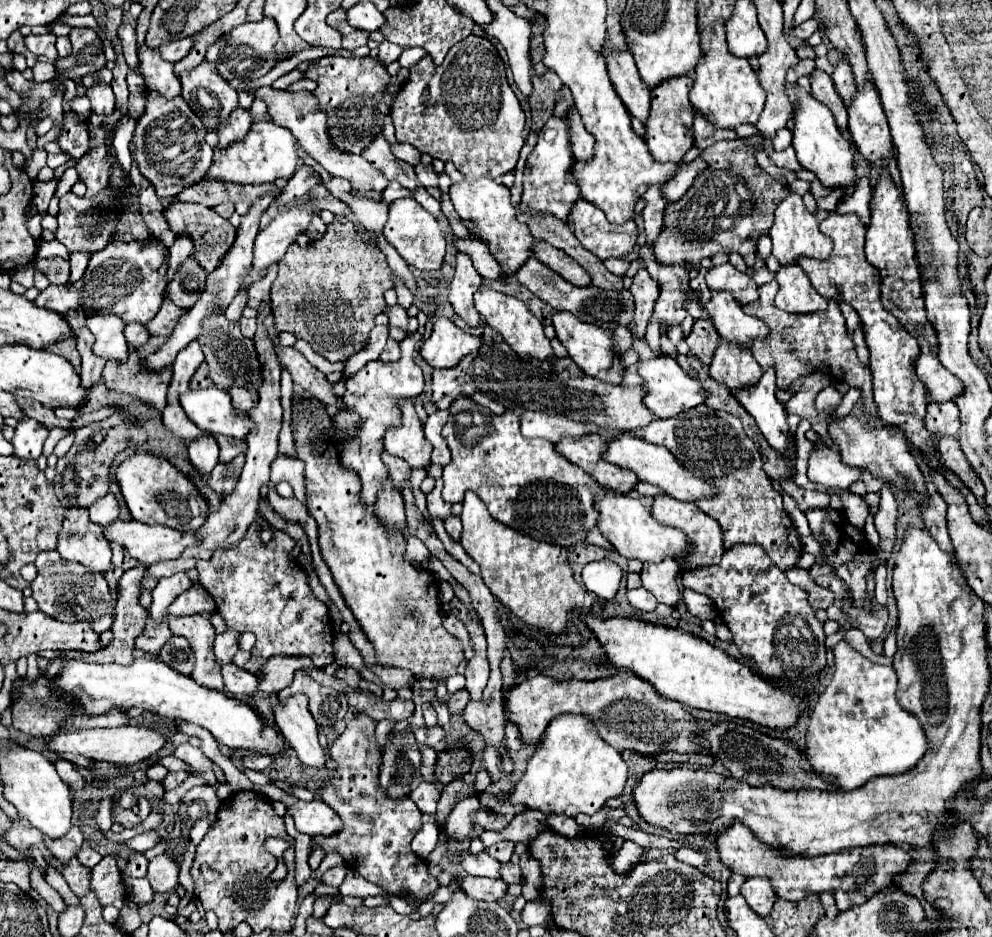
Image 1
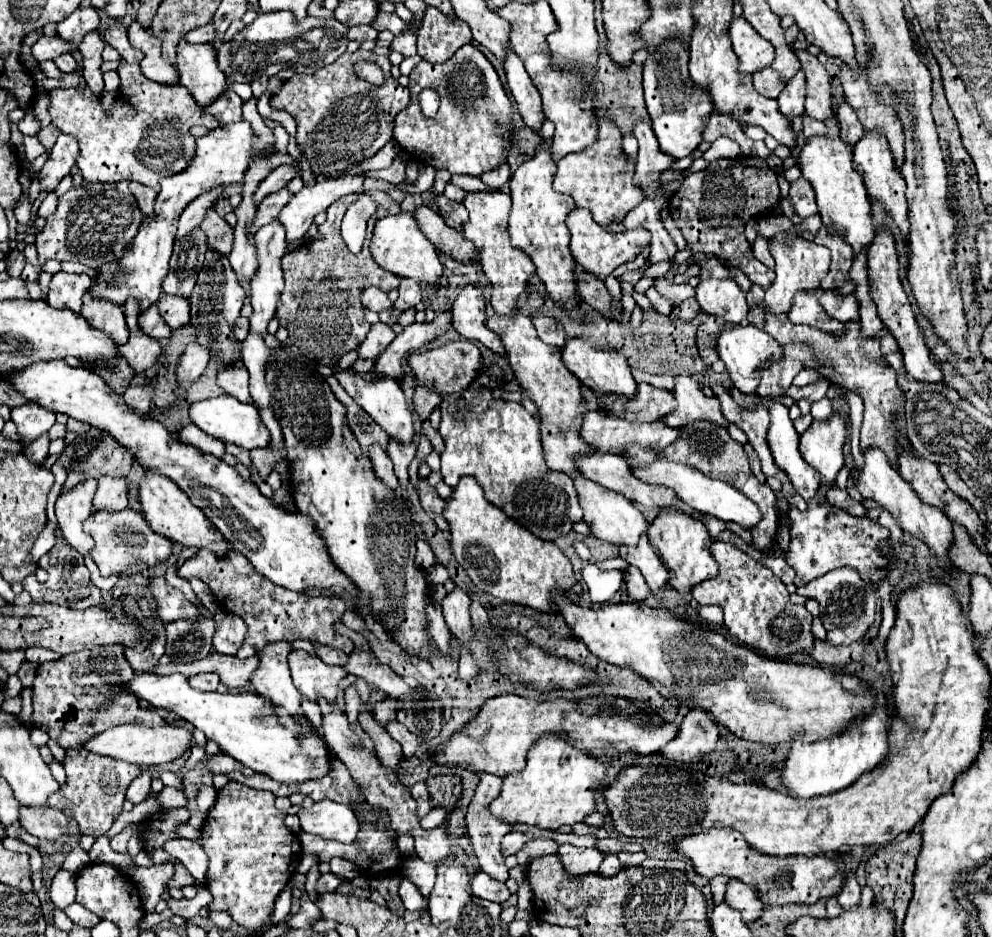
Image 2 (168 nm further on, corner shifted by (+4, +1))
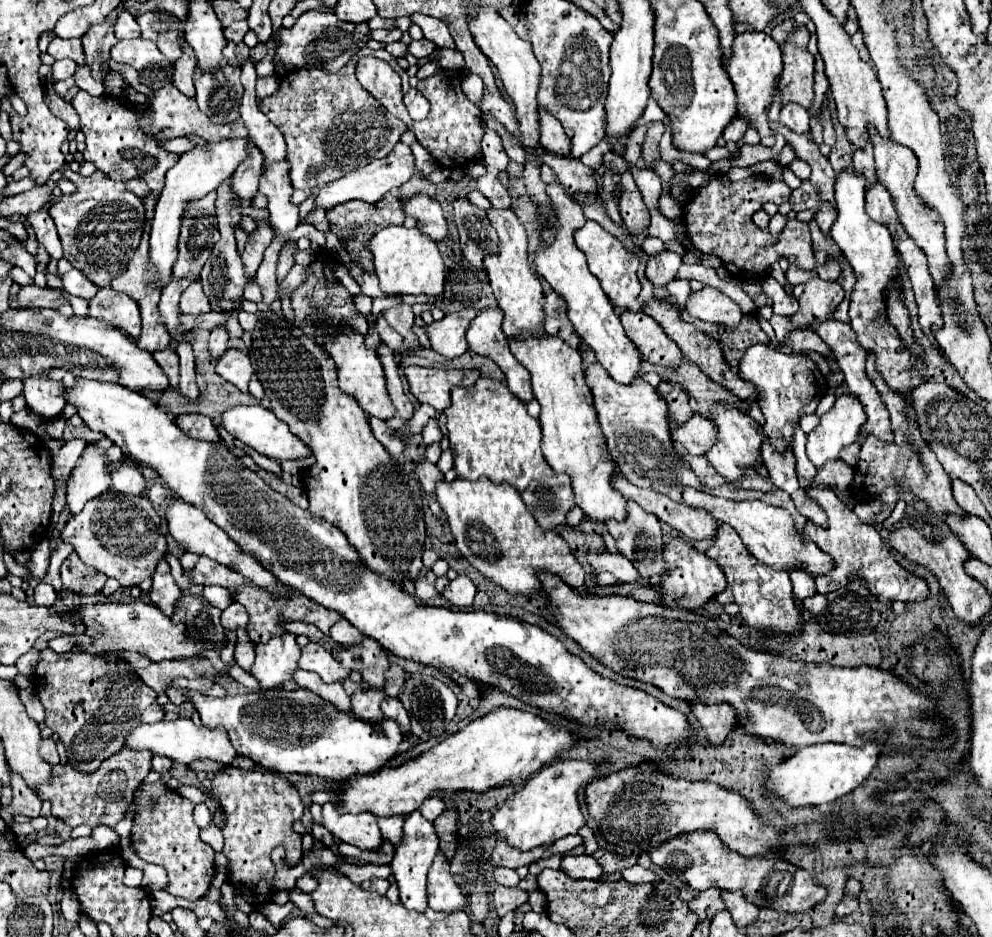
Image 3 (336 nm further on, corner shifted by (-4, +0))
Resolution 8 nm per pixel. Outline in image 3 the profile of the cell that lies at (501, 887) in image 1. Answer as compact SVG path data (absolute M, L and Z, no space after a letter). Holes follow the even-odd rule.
M499 886L495 892L493 892L493 902L495 902L495 910L499 916L505 916L507 912L519 908L521 904L527 902L527 892L523 892L521 888L505 888L505 886Z

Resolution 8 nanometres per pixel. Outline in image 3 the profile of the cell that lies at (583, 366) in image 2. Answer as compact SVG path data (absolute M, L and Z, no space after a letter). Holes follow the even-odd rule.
M591 364L585 372L585 380L595 398L595 410L599 426L607 438L609 454L631 484L637 484L639 488L651 488L675 502L683 502L681 494L687 486L697 490L705 488L683 456L673 448L667 402L653 386L649 386L643 378L631 382L629 386L617 384L611 380L611 376L607 376L607 372L603 372L601 364Z

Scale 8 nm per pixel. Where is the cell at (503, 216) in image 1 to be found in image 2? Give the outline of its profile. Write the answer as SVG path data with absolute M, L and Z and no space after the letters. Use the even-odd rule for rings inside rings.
M479 191L479 193L465 193L463 205L469 211L467 223L463 223L463 235L475 243L475 247L481 251L481 267L487 279L491 281L493 295L491 295L491 307L499 315L511 315L517 311L515 299L525 289L527 279L535 271L533 261L509 241L507 221L511 211L511 195L503 191Z

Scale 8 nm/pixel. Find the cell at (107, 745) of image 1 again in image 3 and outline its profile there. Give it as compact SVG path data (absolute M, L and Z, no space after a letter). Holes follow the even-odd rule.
M177 718L173 722L157 722L157 724L139 724L125 740L127 748L139 748L139 750L151 750L155 754L163 754L175 762L189 764L197 758L209 758L215 762L221 762L223 766L229 766L239 754L231 746L231 740L227 738L225 728L205 728L195 726L191 718Z

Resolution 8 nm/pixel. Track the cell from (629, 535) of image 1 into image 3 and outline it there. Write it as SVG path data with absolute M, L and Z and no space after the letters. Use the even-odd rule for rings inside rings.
M519 338L509 340L513 356L531 372L533 396L541 404L543 454L555 472L571 476L575 504L597 522L607 518L623 520L627 500L611 488L611 474L615 464L609 458L605 436L597 424L593 396L583 376L583 358L561 338Z

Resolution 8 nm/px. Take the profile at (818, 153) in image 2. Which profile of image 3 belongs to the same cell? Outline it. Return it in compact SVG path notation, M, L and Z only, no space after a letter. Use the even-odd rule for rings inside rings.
M853 170L837 174L835 202L837 202L837 220L831 228L831 238L841 248L843 256L849 260L849 264L857 276L857 284L851 292L851 308L849 308L851 326L857 332L859 344L867 352L875 354L877 372L883 374L883 380L887 382L887 386L891 386L897 394L901 394L905 398L909 416L913 416L909 392L913 388L921 386L923 382L927 382L927 378L915 370L913 356L911 356L909 348L903 344L895 326L891 326L887 320L887 298L885 298L887 290L903 290L901 280L899 280L901 278L901 274L899 274L901 260L899 260L897 250L893 246L893 238L887 228L873 222L865 212L865 180L863 180L863 176L855 174Z

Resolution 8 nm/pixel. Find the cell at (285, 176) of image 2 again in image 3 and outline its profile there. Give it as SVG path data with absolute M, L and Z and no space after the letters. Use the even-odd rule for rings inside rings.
M363 46L339 72L325 72L321 68L299 68L299 70L287 72L281 78L275 94L261 100L261 104L259 104L261 110L269 116L271 122L277 124L277 128L283 132L283 136L287 140L287 160L291 162L291 184L293 184L293 188L301 188L301 190L323 188L329 182L343 178L351 170L367 166L371 160L387 156L391 152L391 148L399 142L401 134L407 130L407 126L401 120L391 116L357 82L355 66L357 66L359 58L363 58L363 56L375 56L375 58L389 62L403 76L403 82L407 84L407 72L397 64L395 56L391 56L387 50L371 50L371 48Z

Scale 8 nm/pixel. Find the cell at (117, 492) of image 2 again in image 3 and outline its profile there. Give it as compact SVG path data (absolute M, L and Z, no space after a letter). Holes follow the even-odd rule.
M123 462L119 468L113 470L113 484L111 484L111 488L115 492L141 494L147 488L147 480L143 478L139 466Z

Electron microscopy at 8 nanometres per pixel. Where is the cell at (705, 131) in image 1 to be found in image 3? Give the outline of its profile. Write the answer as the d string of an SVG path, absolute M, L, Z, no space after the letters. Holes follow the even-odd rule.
M733 120L727 128L725 128L725 132L723 132L723 138L725 140L739 140L739 138L743 138L745 136L745 130L749 128L749 124L747 122L741 122L741 120Z

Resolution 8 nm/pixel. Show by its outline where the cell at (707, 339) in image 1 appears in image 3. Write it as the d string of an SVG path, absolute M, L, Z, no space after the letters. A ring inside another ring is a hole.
M745 314L735 329L722 331L719 329L720 342L719 346L723 348L725 360L727 364L731 364L731 368L739 366L739 360L743 358L743 352L753 346L753 344L769 344L769 336L759 330L759 322L753 314Z

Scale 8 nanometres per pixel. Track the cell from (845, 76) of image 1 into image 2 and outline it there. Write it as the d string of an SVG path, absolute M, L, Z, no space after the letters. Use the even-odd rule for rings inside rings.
M843 97L839 107L837 107L837 121L841 125L841 139L847 139L847 143L855 145L859 141L859 135L863 133L863 125L859 123L859 117L855 115L855 109L851 109L851 105L847 103L847 99Z

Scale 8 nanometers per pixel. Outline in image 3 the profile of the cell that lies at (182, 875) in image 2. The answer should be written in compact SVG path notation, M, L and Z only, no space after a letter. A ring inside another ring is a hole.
M141 784L133 796L135 818L131 828L131 846L141 860L159 864L167 870L167 892L185 900L199 900L207 894L215 876L215 852L199 838L199 828L193 822L195 804L179 796L167 784Z

